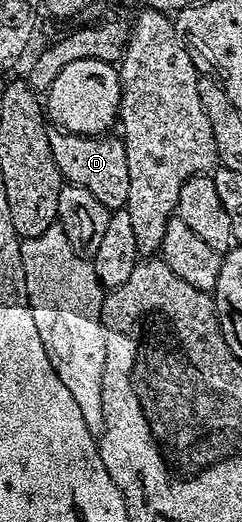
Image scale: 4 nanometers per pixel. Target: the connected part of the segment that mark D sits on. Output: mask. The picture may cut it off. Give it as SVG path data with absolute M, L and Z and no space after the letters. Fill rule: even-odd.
M57 129L49 133L50 152L54 152L54 164L58 164L60 177L69 186L86 188L109 212L127 207L130 196L130 168L126 160L123 137L93 136L90 134L69 134Z

